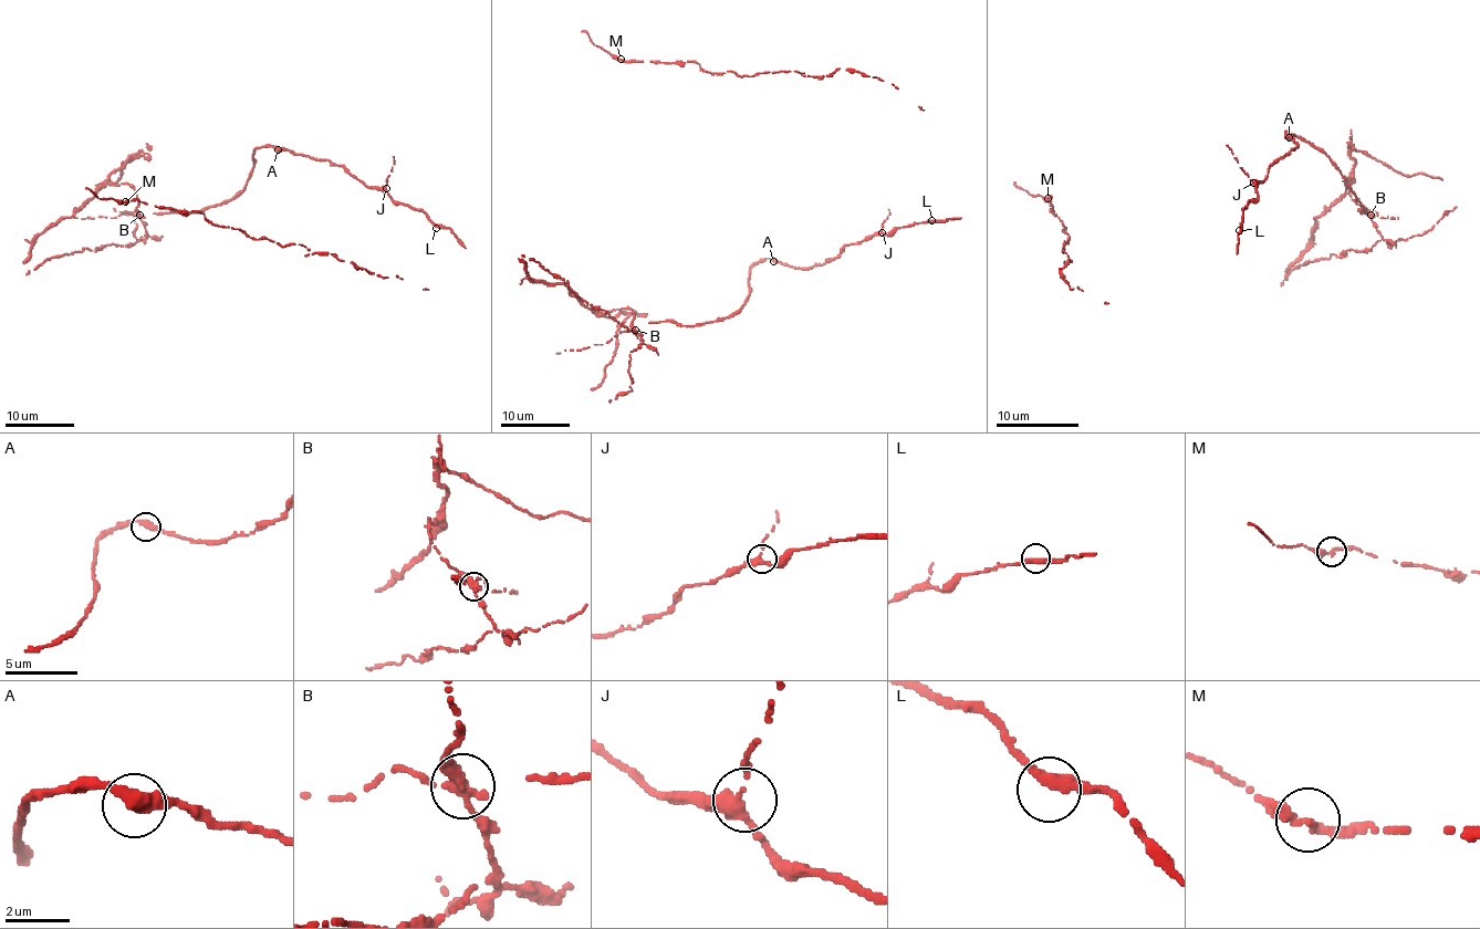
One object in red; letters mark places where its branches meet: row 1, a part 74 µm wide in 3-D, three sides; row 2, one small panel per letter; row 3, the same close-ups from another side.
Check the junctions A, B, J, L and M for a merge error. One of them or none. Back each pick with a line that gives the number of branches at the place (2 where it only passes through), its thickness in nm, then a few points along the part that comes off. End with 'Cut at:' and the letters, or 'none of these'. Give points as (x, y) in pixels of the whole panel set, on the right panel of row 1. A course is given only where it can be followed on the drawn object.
B: 3 | 320 nm | (1371, 216), (1350, 197), (1344, 183), (1346, 176), (1350, 178), (1348, 188), (1315, 217), (1313, 240), (1286, 273)
Cut at: B

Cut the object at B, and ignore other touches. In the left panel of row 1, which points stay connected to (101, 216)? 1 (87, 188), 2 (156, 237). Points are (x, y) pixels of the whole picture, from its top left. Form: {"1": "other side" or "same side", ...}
{"1": "same side", "2": "other side"}

